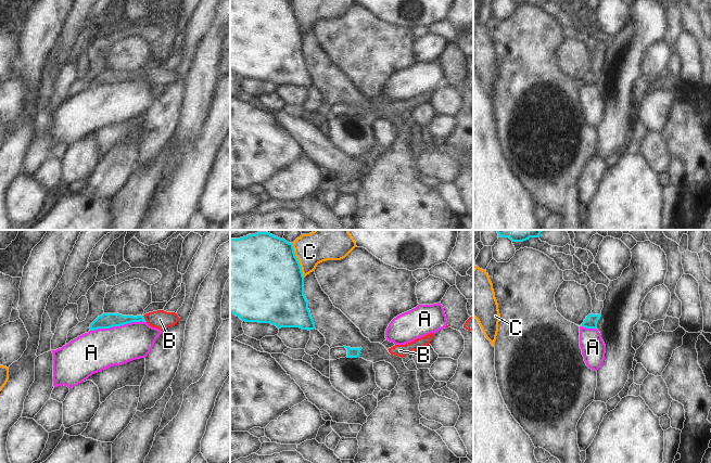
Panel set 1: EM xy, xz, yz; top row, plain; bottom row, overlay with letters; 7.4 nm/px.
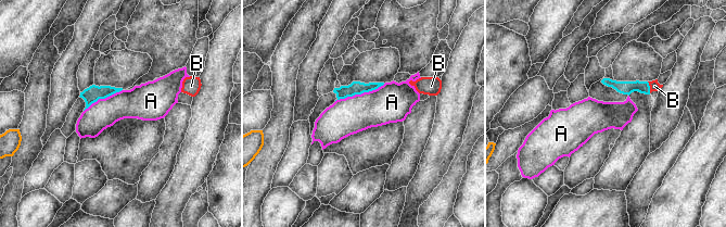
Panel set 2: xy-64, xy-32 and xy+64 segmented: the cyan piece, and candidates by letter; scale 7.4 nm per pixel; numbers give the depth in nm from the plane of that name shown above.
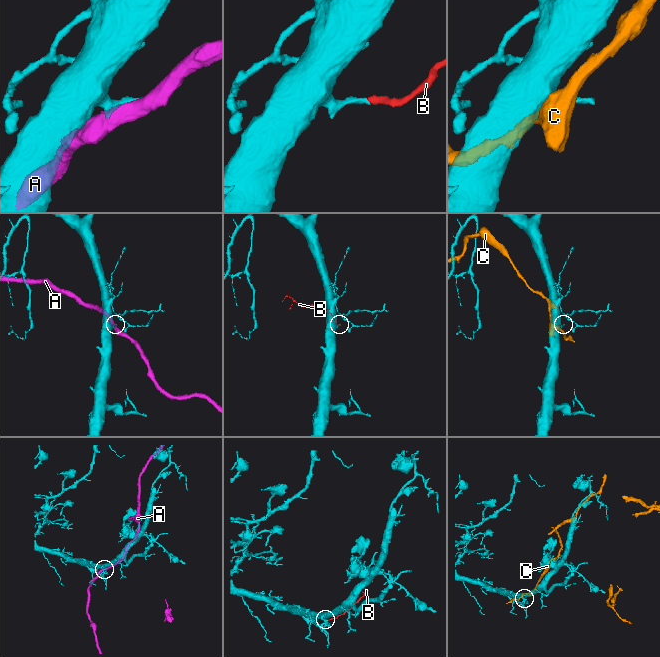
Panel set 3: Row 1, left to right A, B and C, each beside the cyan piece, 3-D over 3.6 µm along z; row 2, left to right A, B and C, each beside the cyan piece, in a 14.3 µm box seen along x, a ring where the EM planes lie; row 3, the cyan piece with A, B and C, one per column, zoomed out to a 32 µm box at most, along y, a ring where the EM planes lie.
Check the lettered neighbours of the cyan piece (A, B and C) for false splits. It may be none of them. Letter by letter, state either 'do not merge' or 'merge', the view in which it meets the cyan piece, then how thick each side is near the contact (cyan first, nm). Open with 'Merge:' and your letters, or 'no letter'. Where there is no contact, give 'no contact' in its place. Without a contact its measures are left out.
Merge: B
A: do not merge; contact in xy; calibres 110 and 300 nm
B: merge; contact in xy; calibres 100 and 140 nm
C: do not merge; contact in xz; calibres 500 and 180 nm

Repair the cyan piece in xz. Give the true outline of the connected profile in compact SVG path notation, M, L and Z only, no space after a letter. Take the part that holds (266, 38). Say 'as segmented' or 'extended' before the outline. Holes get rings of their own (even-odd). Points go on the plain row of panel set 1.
as segmented | M230 0L230 69L245 79L314 87L293 0Z

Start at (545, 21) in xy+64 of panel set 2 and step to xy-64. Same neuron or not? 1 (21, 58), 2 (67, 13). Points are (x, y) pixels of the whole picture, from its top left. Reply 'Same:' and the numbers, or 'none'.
Same: 2

